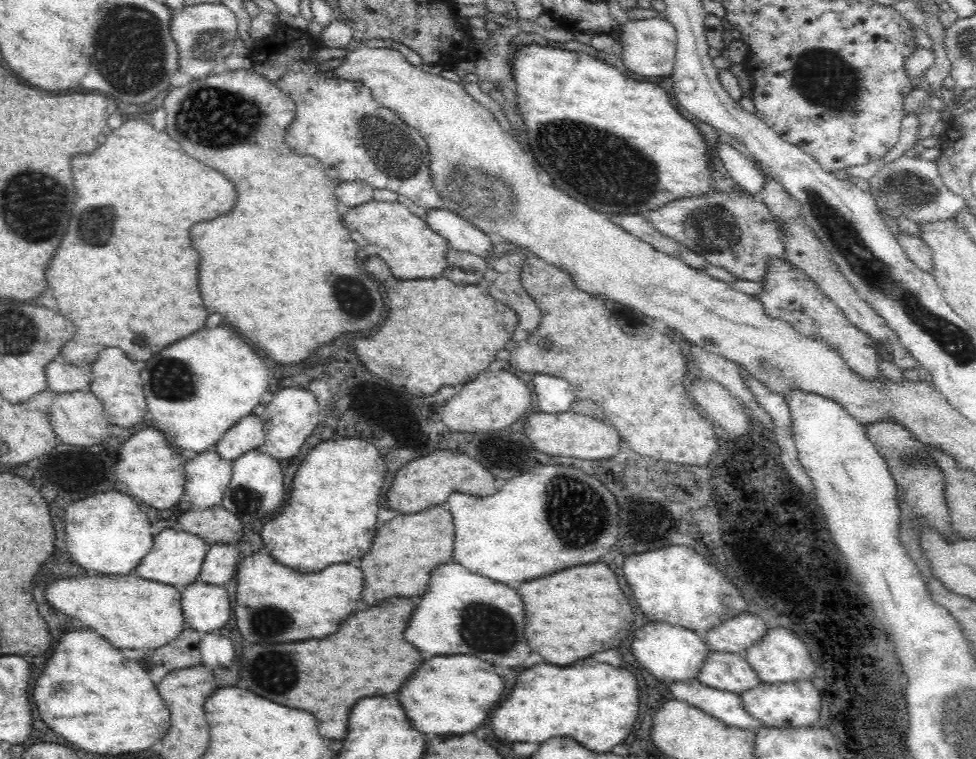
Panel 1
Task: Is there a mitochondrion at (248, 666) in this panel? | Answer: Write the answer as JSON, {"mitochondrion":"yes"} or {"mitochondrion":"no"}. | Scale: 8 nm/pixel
{"mitochondrion":"no"}

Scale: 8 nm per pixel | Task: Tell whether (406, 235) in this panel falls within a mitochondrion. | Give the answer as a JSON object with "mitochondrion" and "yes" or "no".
{"mitochondrion":"no"}

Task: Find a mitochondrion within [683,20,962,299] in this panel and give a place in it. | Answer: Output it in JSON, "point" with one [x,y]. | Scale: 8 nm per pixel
{"point":[821,76]}

